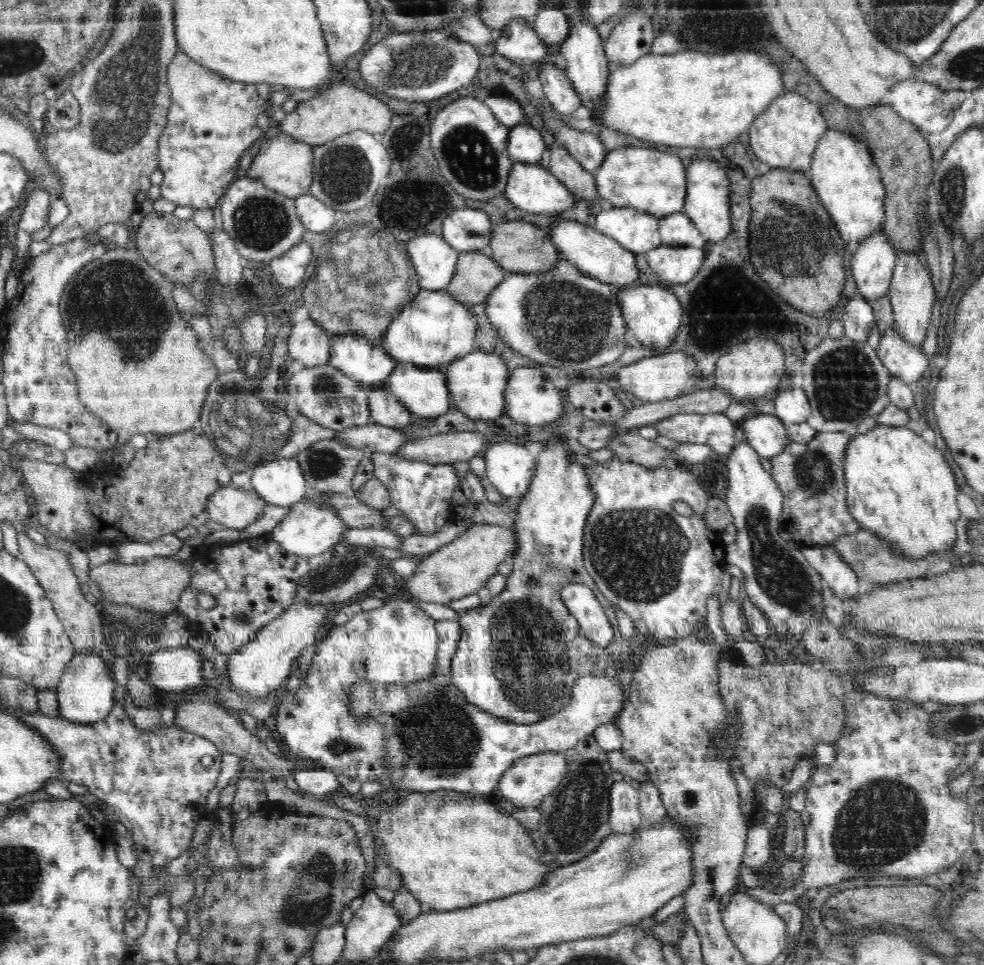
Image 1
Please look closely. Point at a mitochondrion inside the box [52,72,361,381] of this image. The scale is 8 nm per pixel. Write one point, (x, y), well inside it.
(115, 304)

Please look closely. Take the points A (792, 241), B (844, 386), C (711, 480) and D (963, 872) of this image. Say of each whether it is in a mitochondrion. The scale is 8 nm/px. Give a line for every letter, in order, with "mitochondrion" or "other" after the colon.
A: mitochondrion
B: mitochondrion
C: other
D: other

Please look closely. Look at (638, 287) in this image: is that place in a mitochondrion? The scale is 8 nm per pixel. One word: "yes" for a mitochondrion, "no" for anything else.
no

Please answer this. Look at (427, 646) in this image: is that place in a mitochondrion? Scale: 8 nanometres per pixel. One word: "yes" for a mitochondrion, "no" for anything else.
no

